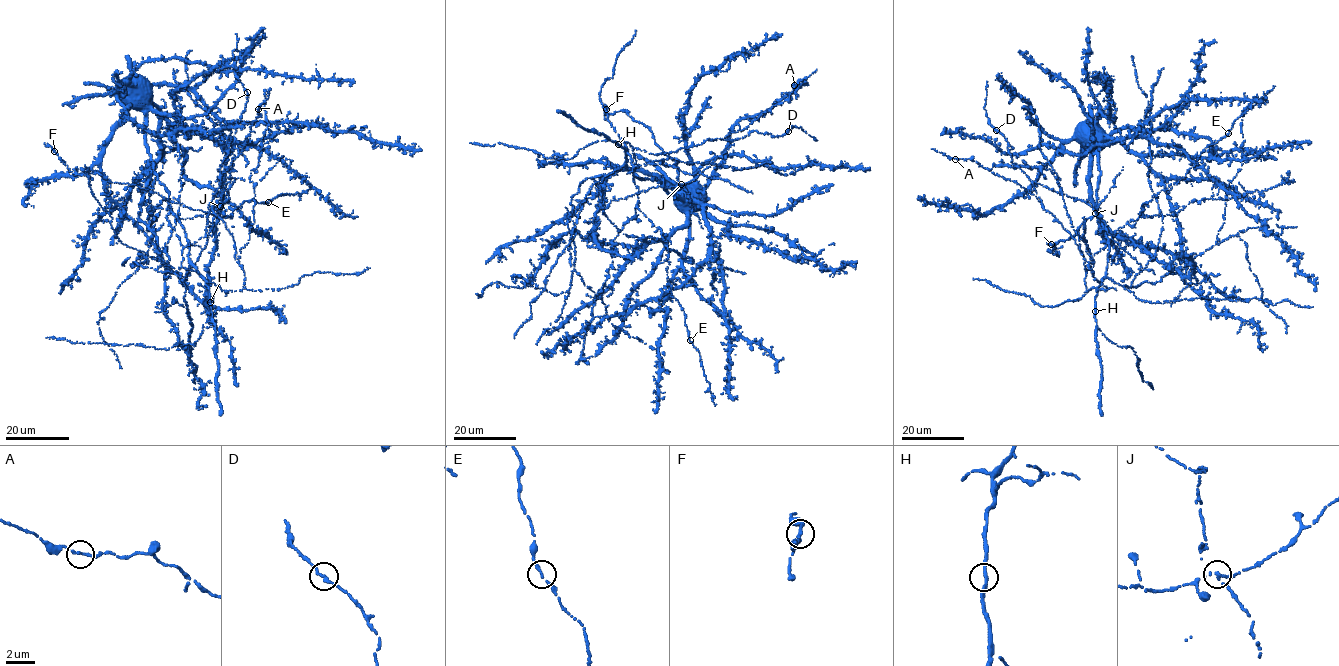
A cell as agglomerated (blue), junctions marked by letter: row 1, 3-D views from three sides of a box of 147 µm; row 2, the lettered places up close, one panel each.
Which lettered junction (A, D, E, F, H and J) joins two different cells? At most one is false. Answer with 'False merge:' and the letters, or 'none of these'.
False merge: J

